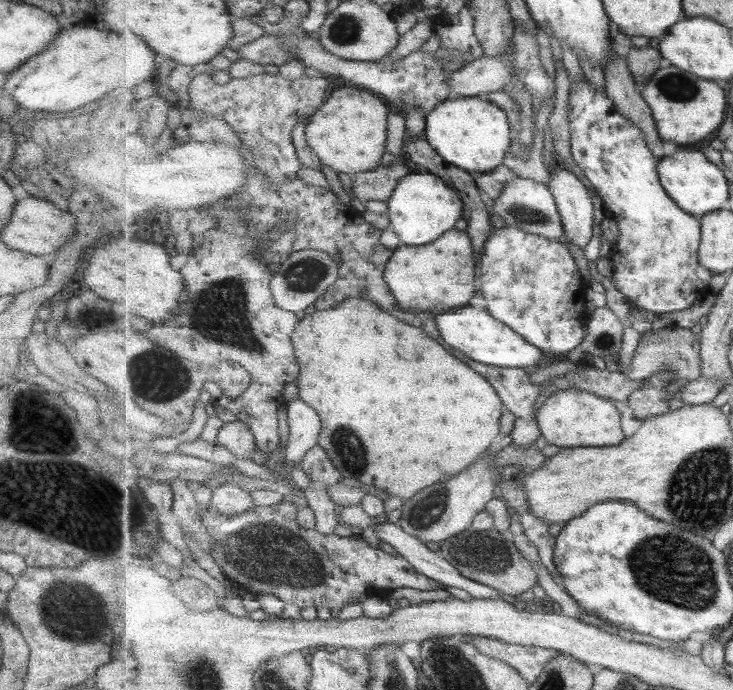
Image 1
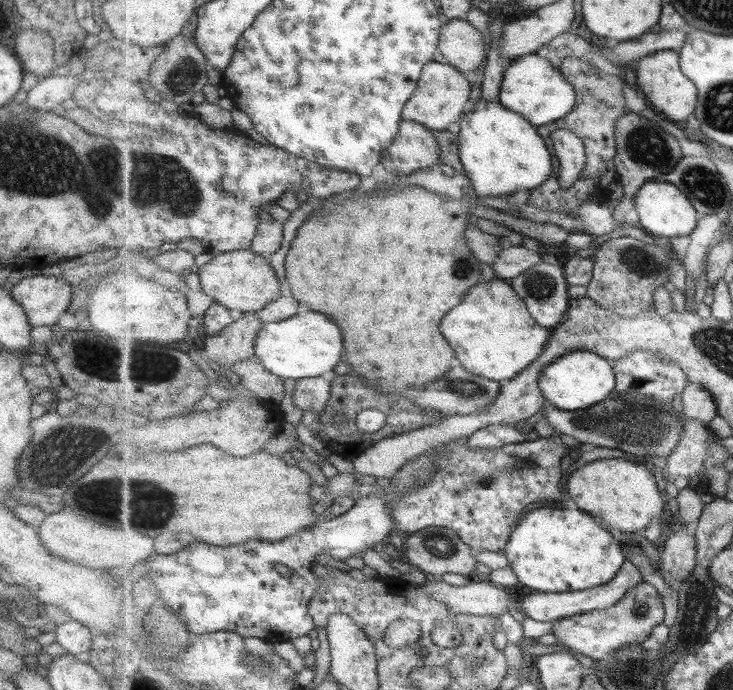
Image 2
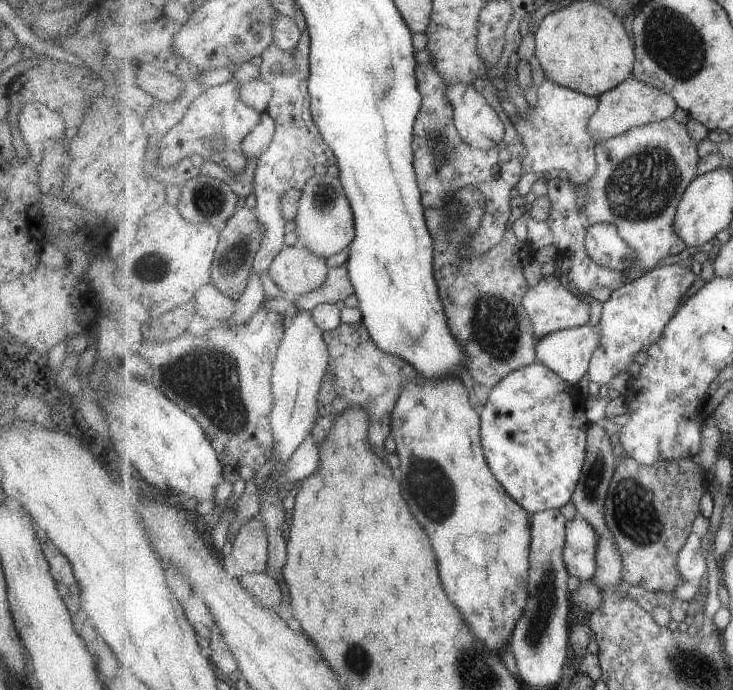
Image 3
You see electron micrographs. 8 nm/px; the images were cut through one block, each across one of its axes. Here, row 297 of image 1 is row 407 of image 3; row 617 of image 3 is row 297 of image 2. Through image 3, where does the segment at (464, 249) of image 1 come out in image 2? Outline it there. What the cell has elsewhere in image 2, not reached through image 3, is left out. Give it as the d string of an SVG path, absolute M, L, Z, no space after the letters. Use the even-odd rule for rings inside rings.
M499 278L473 286L463 304L445 316L441 330L455 349L458 364L477 376L497 382L510 381L535 363L553 333L537 322L511 281Z

